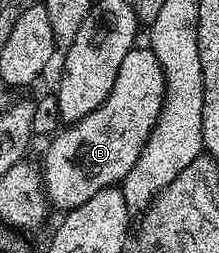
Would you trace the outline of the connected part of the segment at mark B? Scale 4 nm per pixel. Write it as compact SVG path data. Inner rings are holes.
M148 46L128 50L124 62L120 62L120 74L116 74L112 94L108 94L88 118L63 127L47 143L51 144L46 148L46 157L40 161L47 201L55 209L69 210L84 206L84 202L100 194L100 190L121 185L128 170L136 166L136 158L140 158L160 118L165 97L164 70L160 70L156 54Z

